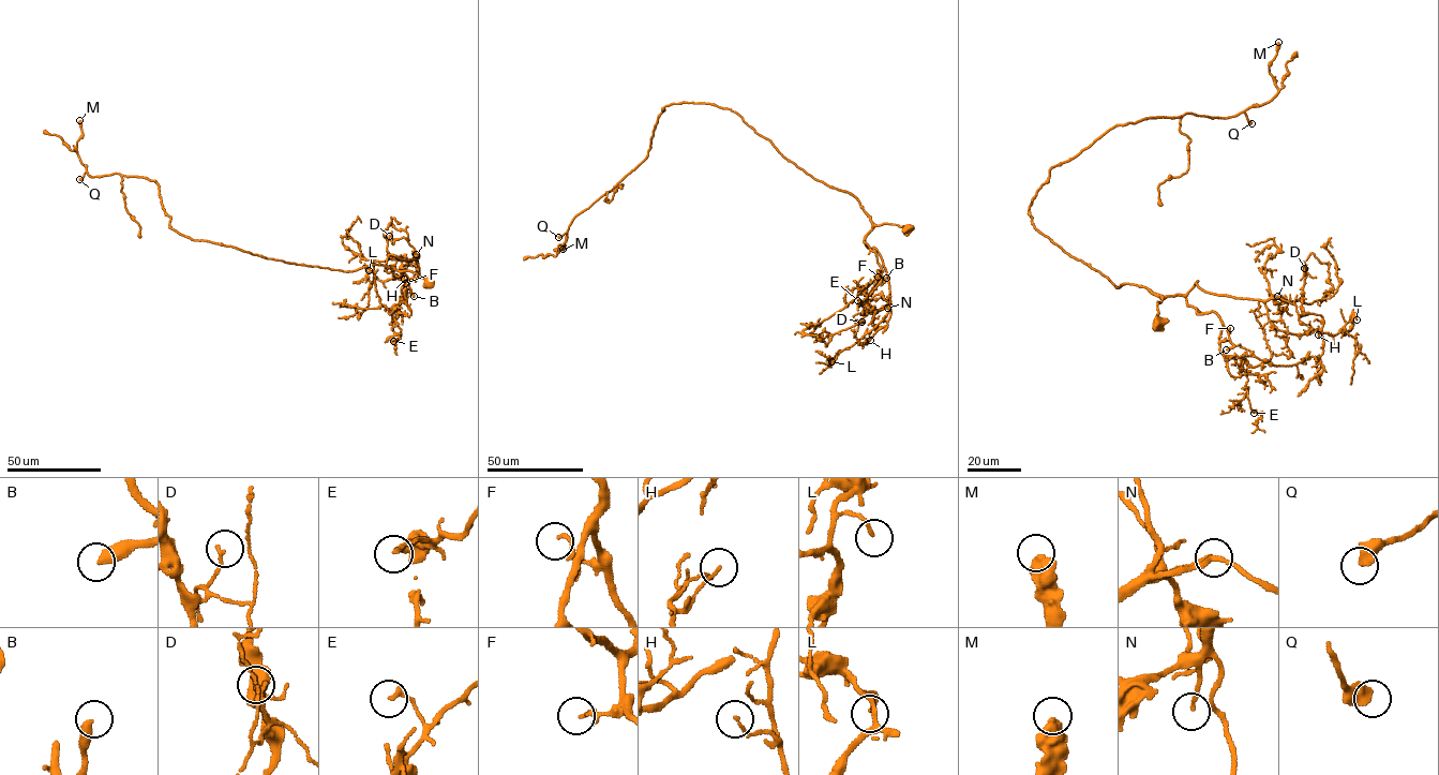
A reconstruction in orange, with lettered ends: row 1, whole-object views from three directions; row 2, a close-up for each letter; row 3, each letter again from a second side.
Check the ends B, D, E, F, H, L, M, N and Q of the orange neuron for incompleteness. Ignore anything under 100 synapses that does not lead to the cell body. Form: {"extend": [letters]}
{"extend": ["B", "F"]}

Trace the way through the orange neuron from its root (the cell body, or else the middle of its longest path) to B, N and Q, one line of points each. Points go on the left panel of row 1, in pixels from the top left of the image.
B: (429, 283), (414, 272), (386, 266), (388, 272), (406, 276), (414, 296)
N: (429, 283), (414, 272), (386, 266), (390, 254), (406, 259), (416, 258), (416, 254)
Q: (429, 283), (381, 265), (331, 269), (192, 240), (170, 227), (156, 182), (86, 172), (79, 179)

